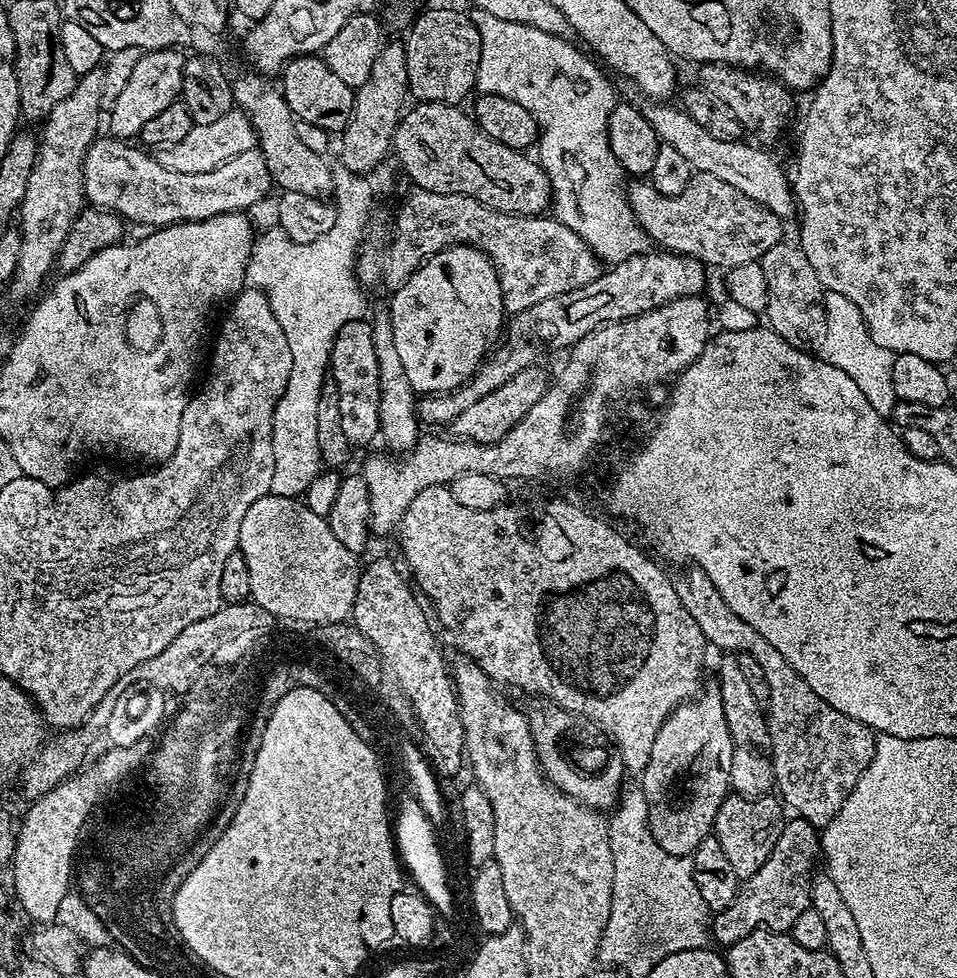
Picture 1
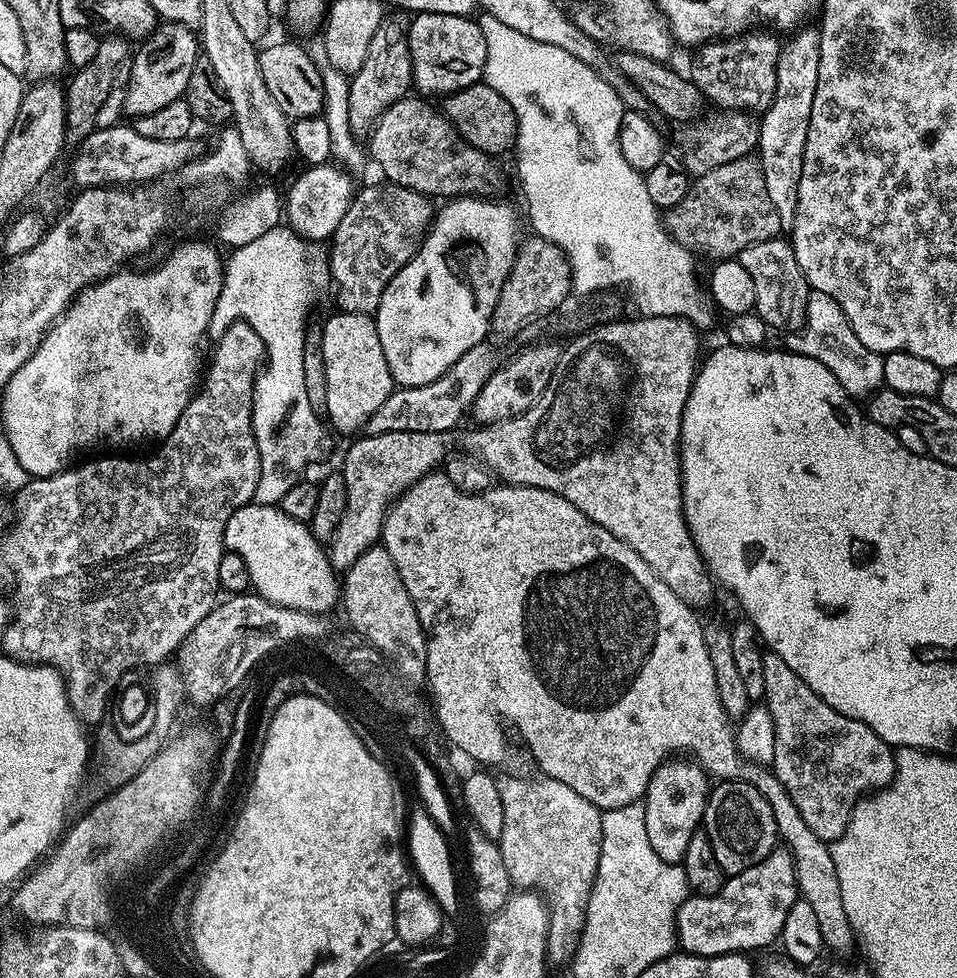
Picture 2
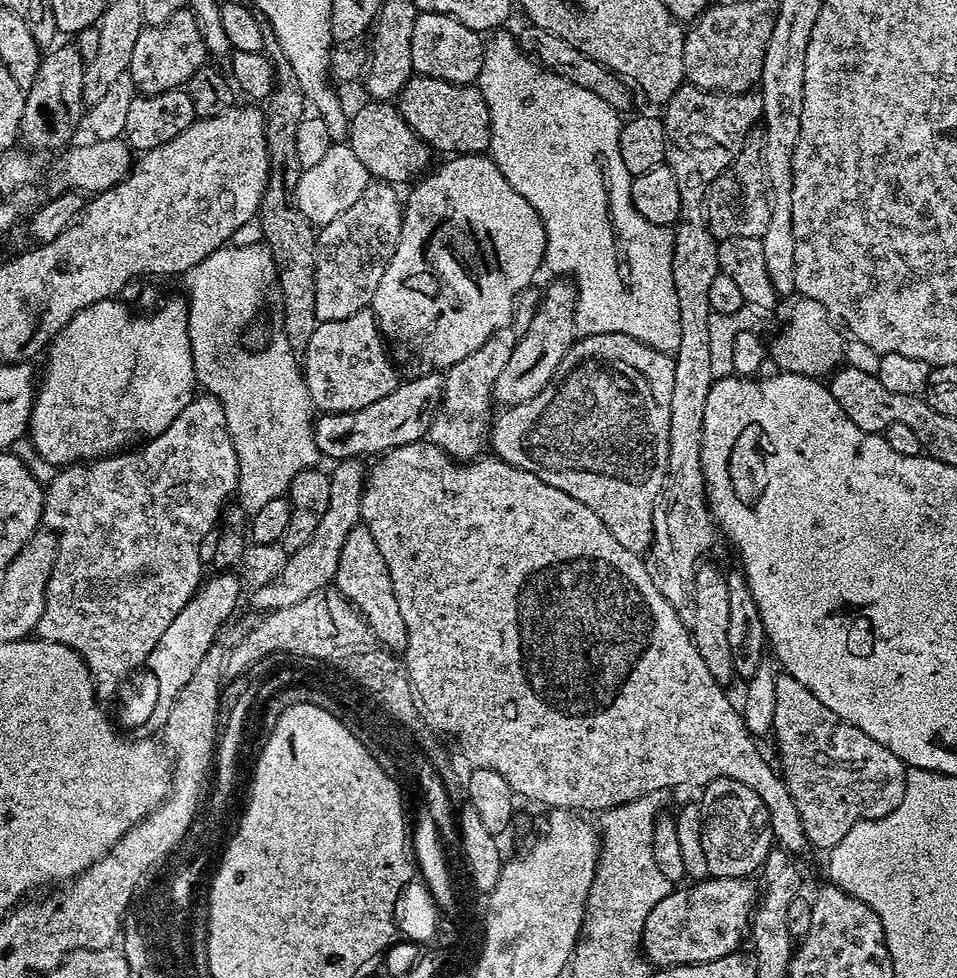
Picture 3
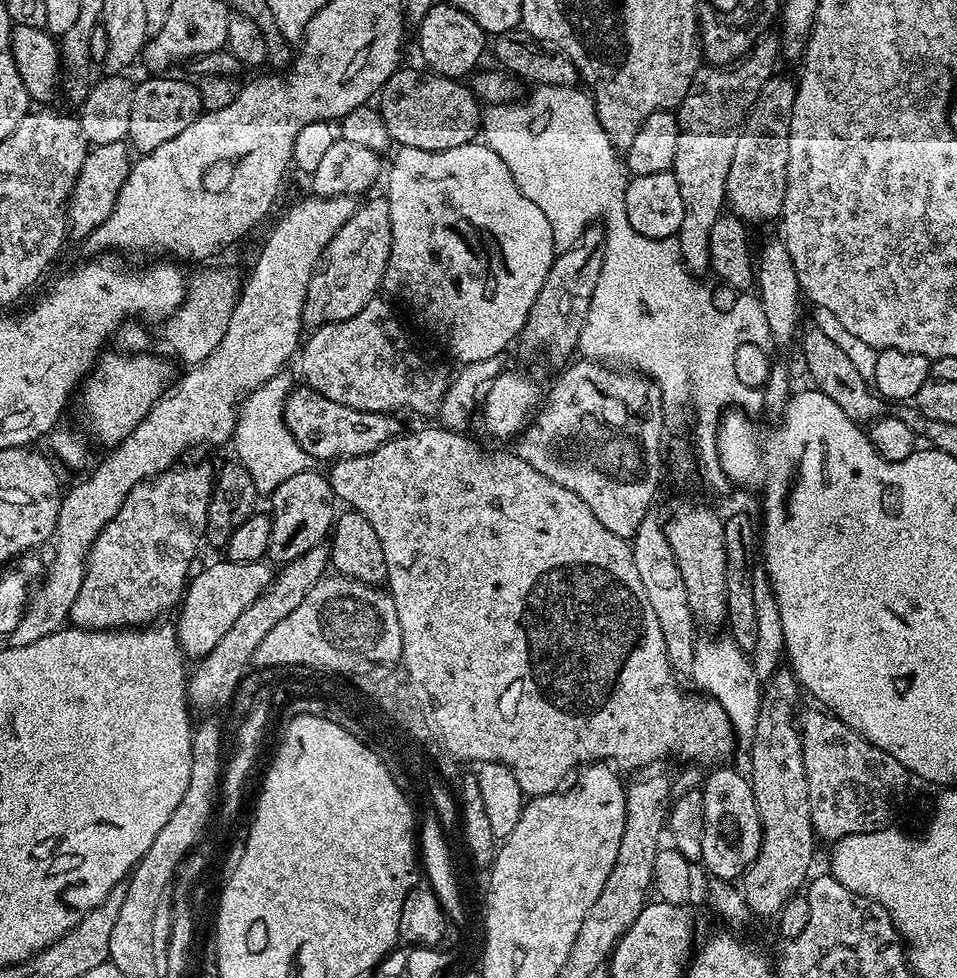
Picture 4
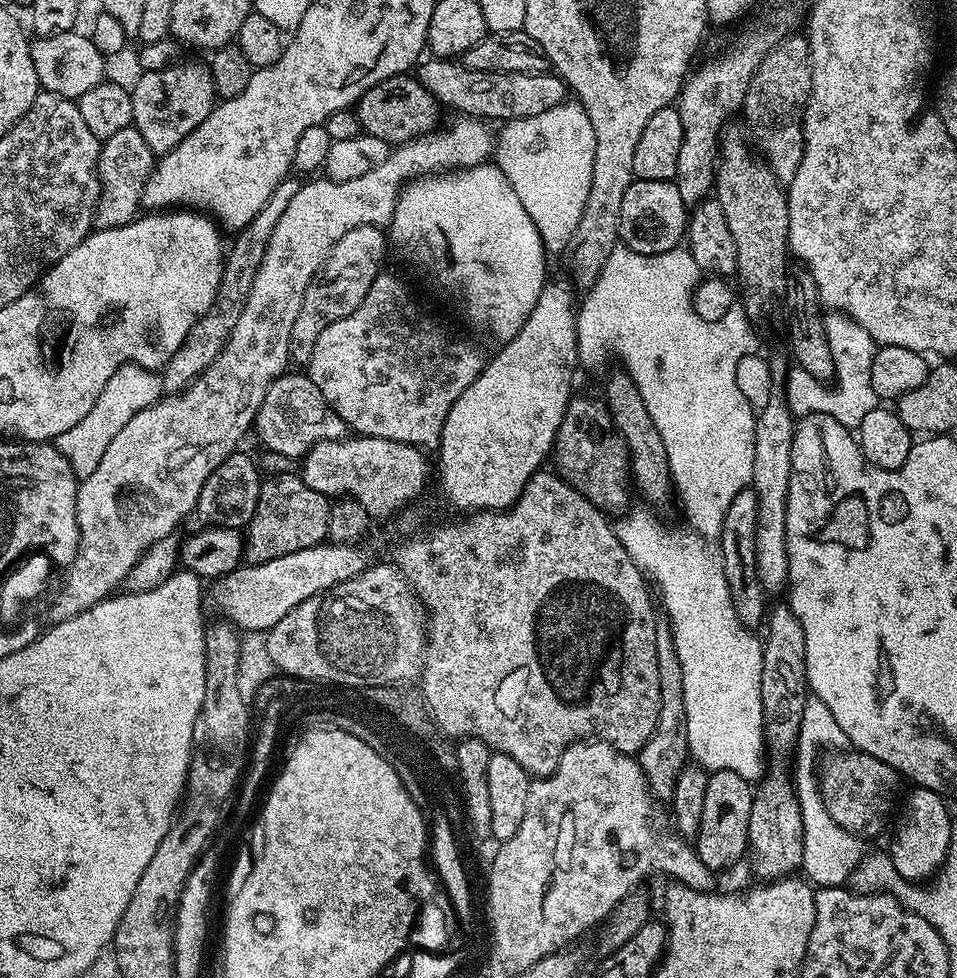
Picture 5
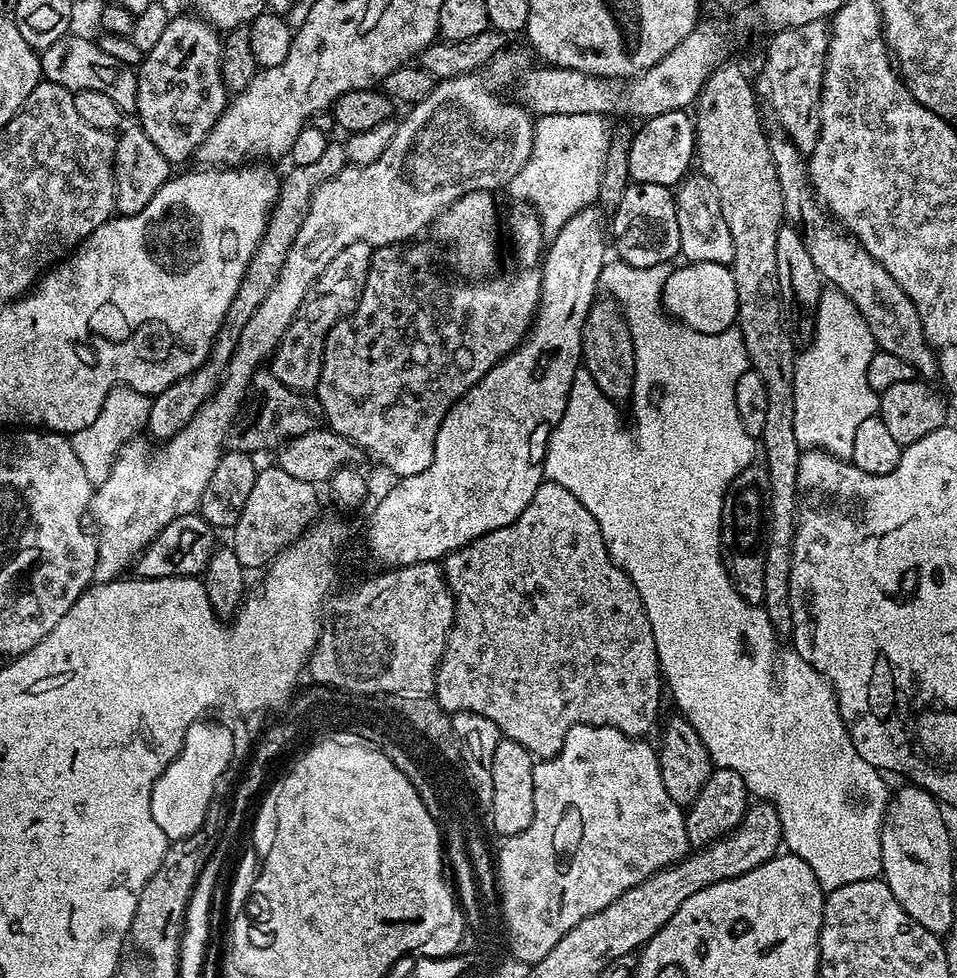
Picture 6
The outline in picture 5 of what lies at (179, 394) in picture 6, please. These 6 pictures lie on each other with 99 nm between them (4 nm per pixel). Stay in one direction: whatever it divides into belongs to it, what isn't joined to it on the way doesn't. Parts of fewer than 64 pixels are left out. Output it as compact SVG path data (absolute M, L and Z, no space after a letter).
M285 178L274 190L274 194L266 198L266 206L262 206L262 210L254 214L252 221L235 233L233 240L236 241L233 244L231 241L224 259L222 282L218 286L214 310L200 317L190 330L190 334L186 336L186 342L182 342L174 358L162 369L165 393L175 394L189 388L212 365L214 358L218 358L218 354L234 334L238 314L242 314L242 306L246 306L246 298L250 298L250 286L254 286L254 274L258 274L258 266L262 266L262 258L268 249L270 234L278 226L278 220L285 213L286 206L290 206L290 198L294 198L294 194L298 194L300 189L301 181L292 179Z

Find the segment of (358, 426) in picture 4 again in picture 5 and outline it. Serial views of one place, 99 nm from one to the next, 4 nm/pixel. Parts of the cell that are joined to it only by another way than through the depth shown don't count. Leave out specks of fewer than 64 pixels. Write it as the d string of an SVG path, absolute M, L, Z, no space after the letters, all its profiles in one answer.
M289 370L266 390L266 398L262 398L262 406L256 415L254 436L277 456L286 456L289 461L296 462L305 456L318 442L327 440L343 440L350 429L342 418L322 398L322 390L314 386L314 382L303 371Z

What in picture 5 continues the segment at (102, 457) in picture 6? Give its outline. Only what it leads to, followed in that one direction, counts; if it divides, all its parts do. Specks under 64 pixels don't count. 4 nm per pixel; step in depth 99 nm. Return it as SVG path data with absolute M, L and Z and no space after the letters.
M131 362L122 365L110 376L102 392L98 394L93 409L78 422L78 426L66 430L66 434L57 436L54 441L58 451L66 458L66 462L70 462L79 481L94 474L94 469L101 462L106 448L123 426L126 426L138 411L156 404L164 393L164 380L157 371Z

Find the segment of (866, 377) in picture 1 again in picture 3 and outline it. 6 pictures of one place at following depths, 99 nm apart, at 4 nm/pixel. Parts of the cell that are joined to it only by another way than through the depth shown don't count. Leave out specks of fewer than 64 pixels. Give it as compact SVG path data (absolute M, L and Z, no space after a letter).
M805 296L793 299L792 302L788 325L770 340L766 348L771 363L773 360L777 364L775 366L777 369L805 374L821 374L820 372L828 374L841 366L851 366L867 372L873 371L878 359L877 353L861 340L841 331L837 321L833 320L832 315L826 310L826 306L822 306L822 302L814 302L814 298Z

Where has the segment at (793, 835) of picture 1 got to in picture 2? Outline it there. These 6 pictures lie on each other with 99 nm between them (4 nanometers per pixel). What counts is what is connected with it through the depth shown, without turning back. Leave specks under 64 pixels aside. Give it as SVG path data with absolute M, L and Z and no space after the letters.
M777 846L769 856L762 858L762 862L750 866L750 870L742 870L742 874L727 877L724 885L713 896L692 894L683 900L676 915L676 939L679 947L695 956L721 956L731 952L752 954L755 948L764 948L775 940L777 943L784 930L786 914L790 914L790 906L794 906L797 898L792 855L788 853L787 848Z

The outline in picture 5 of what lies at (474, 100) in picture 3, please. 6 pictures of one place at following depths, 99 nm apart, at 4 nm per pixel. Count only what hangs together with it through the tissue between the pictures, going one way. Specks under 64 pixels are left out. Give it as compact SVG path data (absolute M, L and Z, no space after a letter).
M412 74L391 76L378 86L366 90L354 105L359 131L361 133L382 138L389 146L399 146L415 136L424 136L437 127L442 113L442 105L422 86Z

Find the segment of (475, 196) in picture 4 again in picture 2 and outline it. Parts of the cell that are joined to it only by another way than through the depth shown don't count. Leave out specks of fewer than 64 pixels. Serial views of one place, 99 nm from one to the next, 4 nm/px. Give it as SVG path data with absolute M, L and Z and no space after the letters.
M462 196L455 199L449 199L447 202L439 205L434 219L424 237L420 241L416 253L390 278L390 282L382 290L382 298L378 302L374 313L376 329L378 330L378 342L382 342L382 354L386 354L386 366L390 366L390 374L393 381L401 388L413 388L414 386L426 386L426 382L434 382L466 354L466 350L473 348L475 344L481 343L490 332L494 306L500 297L502 286L507 282L509 274L512 273L512 267L516 261L516 250L518 239L516 240L516 212L508 204L495 204L492 198L477 198L474 196Z

